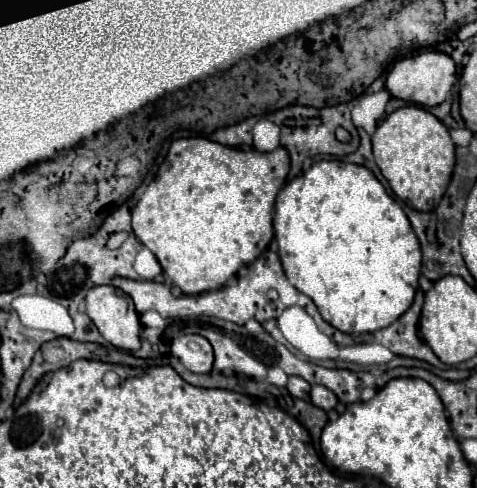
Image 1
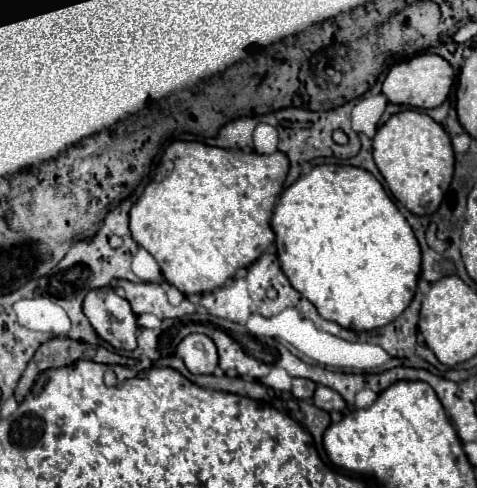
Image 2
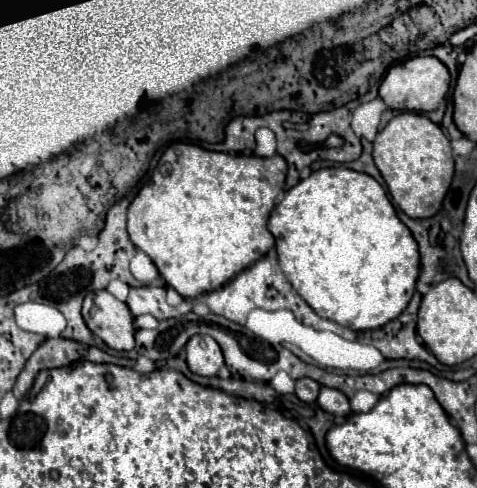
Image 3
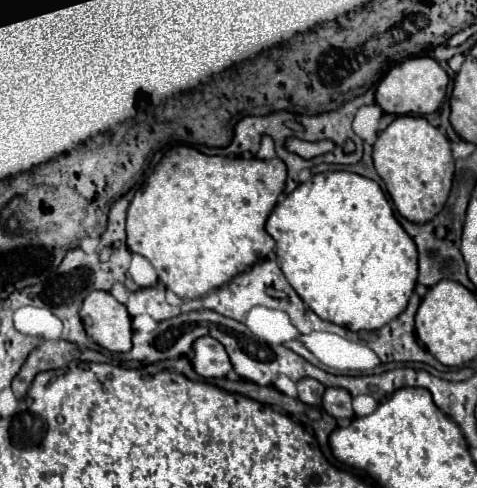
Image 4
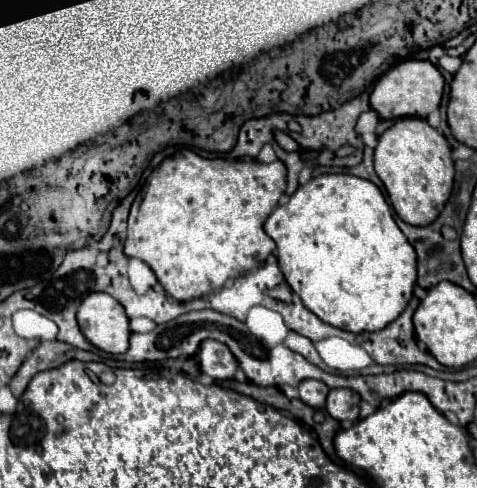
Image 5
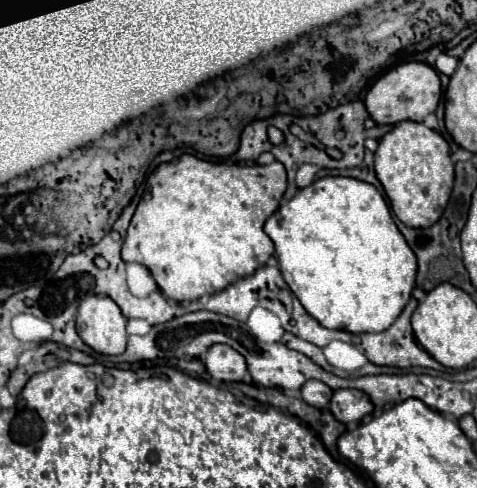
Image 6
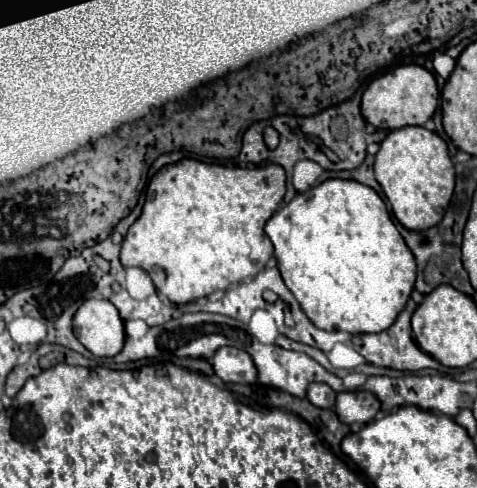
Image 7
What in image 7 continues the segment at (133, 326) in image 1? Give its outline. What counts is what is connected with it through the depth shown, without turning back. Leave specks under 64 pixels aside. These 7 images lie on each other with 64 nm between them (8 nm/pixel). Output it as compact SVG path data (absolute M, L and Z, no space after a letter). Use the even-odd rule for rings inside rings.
M86 300L74 316L74 334L98 358L116 356L124 346L124 322L108 300Z

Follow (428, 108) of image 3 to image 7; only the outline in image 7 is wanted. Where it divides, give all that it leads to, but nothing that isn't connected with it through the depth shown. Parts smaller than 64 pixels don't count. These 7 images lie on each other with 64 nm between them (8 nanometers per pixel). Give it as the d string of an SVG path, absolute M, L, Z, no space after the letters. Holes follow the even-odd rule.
M400 66L376 80L362 94L360 112L368 124L378 130L396 130L404 126L424 126L438 106L438 84L422 66Z

